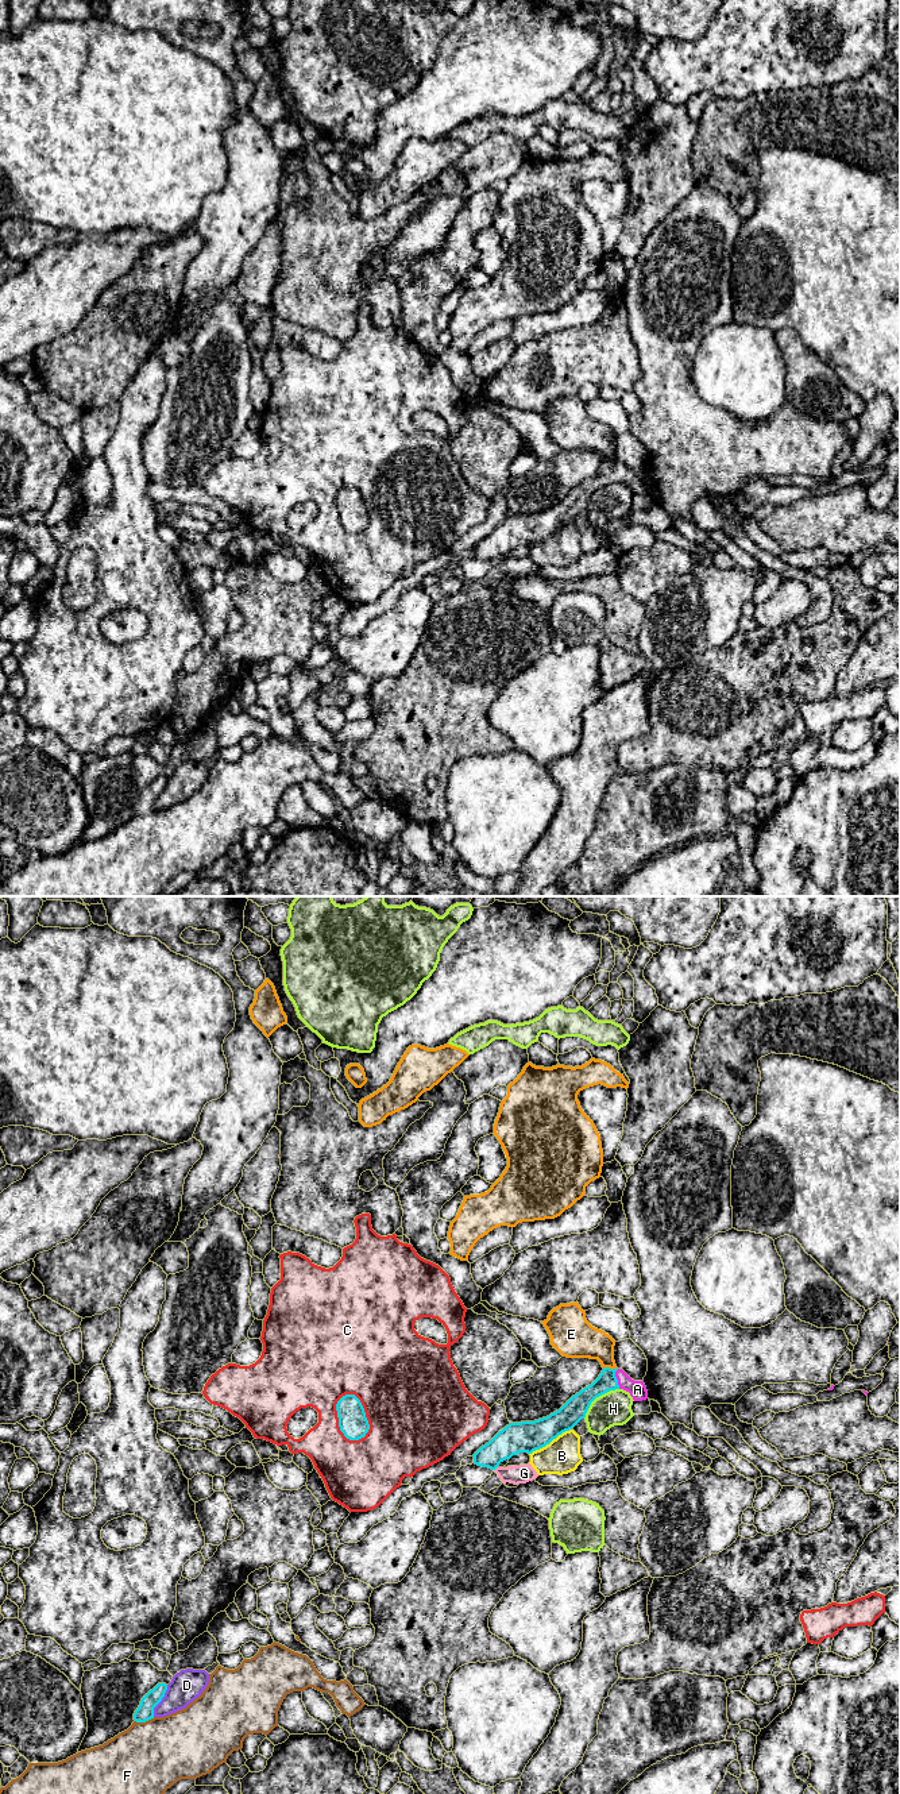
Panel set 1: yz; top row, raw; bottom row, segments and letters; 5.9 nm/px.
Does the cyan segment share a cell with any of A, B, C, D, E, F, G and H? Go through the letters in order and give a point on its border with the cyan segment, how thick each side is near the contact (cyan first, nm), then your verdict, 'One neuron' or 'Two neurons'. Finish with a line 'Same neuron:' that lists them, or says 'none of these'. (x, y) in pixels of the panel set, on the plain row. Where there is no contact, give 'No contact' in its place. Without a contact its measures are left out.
A: Touches cyan at yz (615, 471). Thickness 120 nm (cyan) against 110 nm. One neuron
B: Touches cyan at yz (549, 535). Thickness 190 nm (cyan) against 220 nm. Two neurons
C: Touches cyan at yz (339, 514). Thickness 170 nm (cyan) against 300 nm. Two neurons
D: Touches cyan at yz (161, 793). Thickness 100 nm (cyan) against 190 nm. Two neurons
E: Touches cyan at yz (609, 460). Thickness 120 nm (cyan) against 220 nm. Two neurons
F: Touches cyan at yz (145, 814). Thickness 100 nm (cyan) against 440 nm. Two neurons
G: Touches cyan at yz (495, 560). Thickness 180 nm (cyan) against 110 nm. Two neurons
H: Touches cyan at yz (597, 489). Thickness 140 nm (cyan) against 200 nm. Two neurons
Same neuron: A

